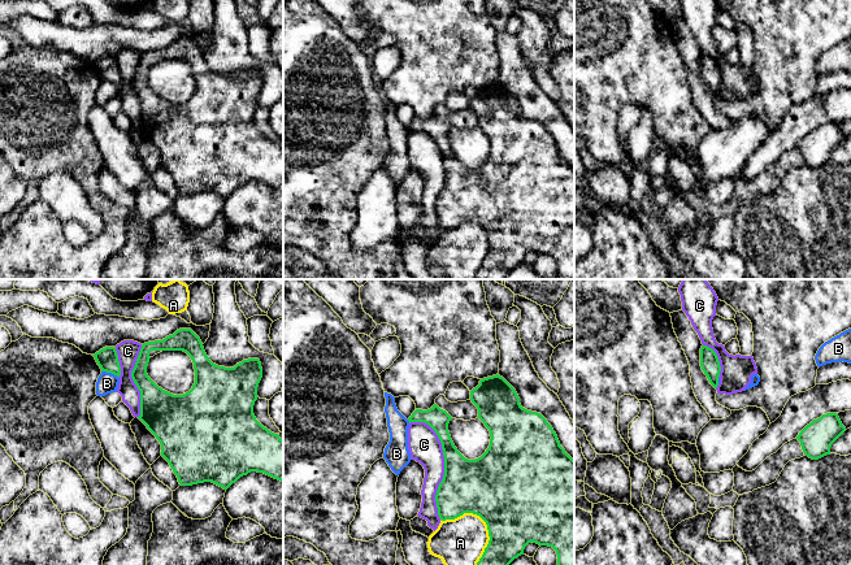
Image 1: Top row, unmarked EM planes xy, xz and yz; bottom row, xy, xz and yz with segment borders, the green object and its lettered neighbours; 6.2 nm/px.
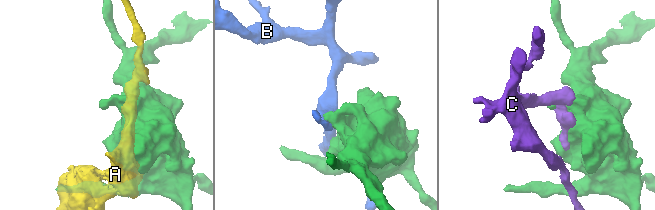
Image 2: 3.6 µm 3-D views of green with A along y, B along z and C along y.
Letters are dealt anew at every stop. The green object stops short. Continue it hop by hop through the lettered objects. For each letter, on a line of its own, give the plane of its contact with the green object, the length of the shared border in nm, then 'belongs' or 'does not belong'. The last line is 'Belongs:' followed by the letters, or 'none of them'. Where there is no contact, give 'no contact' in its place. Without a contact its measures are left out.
A: contact in xz; length 360 nm; does not belong
B: contact in xy; length 110 nm; does not belong
C: contact in xz; length 650 nm; does not belong
Belongs: none of them

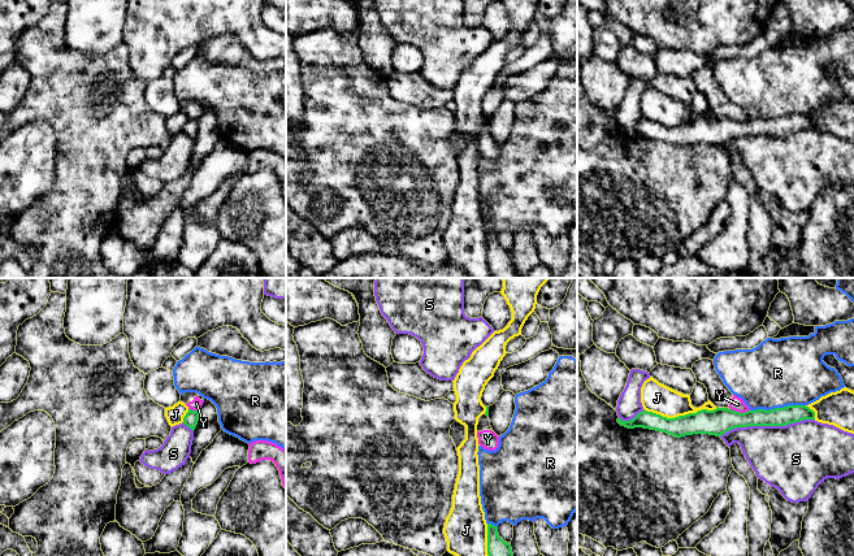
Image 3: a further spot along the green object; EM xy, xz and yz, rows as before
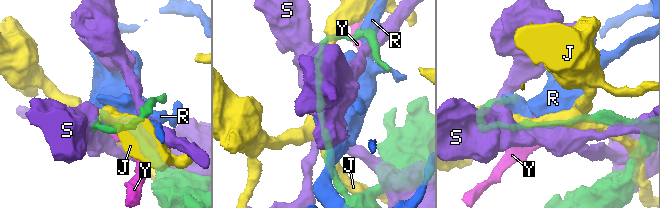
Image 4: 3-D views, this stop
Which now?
J: contact in yz; length 440 nm; does not belong
R: contact in yz; length 340 nm; does not belong
S: contact in yz; length 600 nm; does not belong
Y: contact in yz; length 120 nm; does not belong
Belongs: none of them

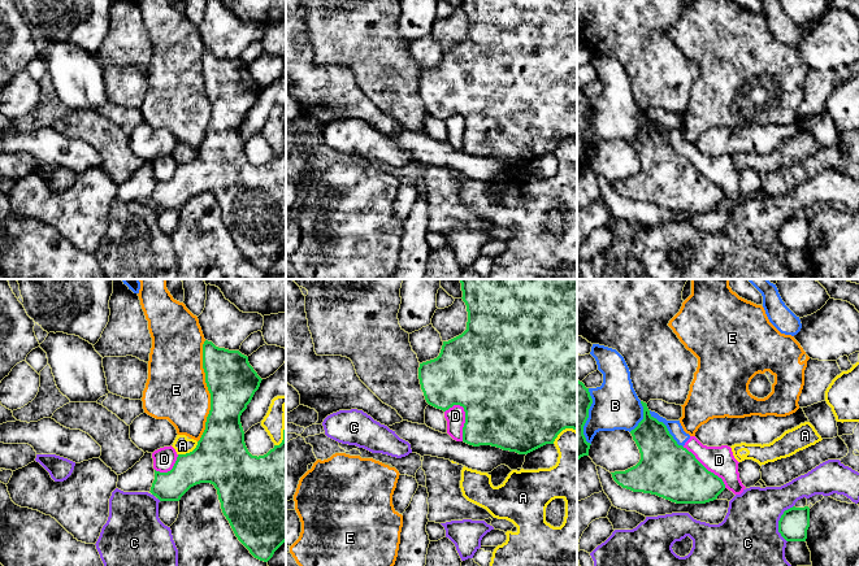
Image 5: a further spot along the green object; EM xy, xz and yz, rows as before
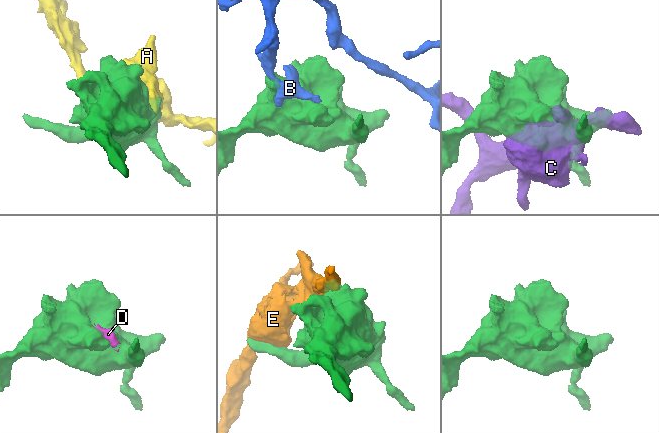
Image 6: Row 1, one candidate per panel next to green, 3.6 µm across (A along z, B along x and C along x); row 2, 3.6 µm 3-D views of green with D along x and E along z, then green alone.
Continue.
A: contact in xy; length 150 nm; does not belong
B: contact in yz; length 320 nm; does not belong
C: contact in yz; length 240 nm; does not belong
D: contact in xz; length 240 nm; does not belong
E: contact in xy; length 650 nm; does not belong
Belongs: none of them

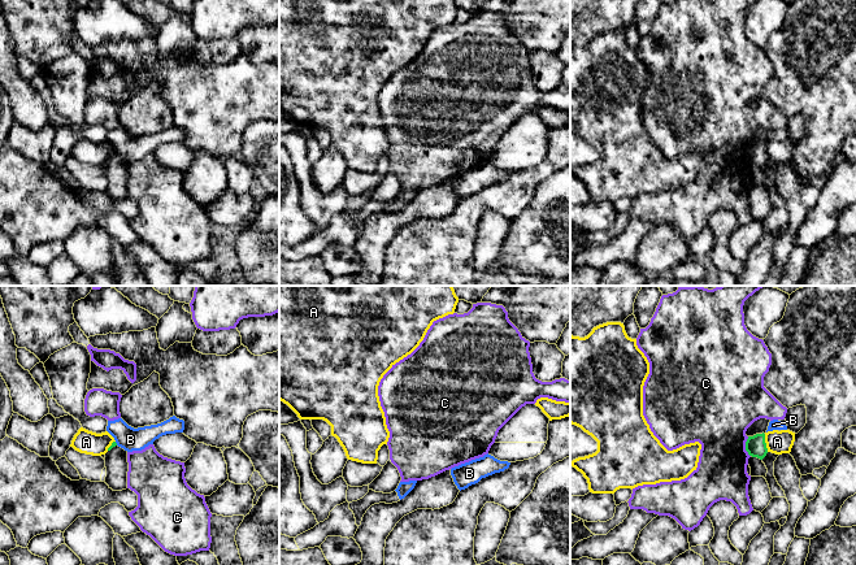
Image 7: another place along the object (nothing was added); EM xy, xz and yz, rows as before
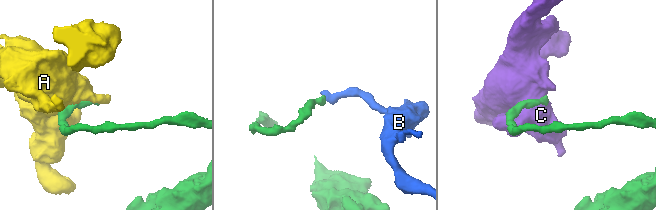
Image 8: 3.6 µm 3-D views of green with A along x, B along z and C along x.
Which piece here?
A: contact in yz; length 110 nm; does not belong
B: contact in xy; length 30 nm; does not belong
C: contact in yz; length 130 nm; does not belong
Belongs: none of them

